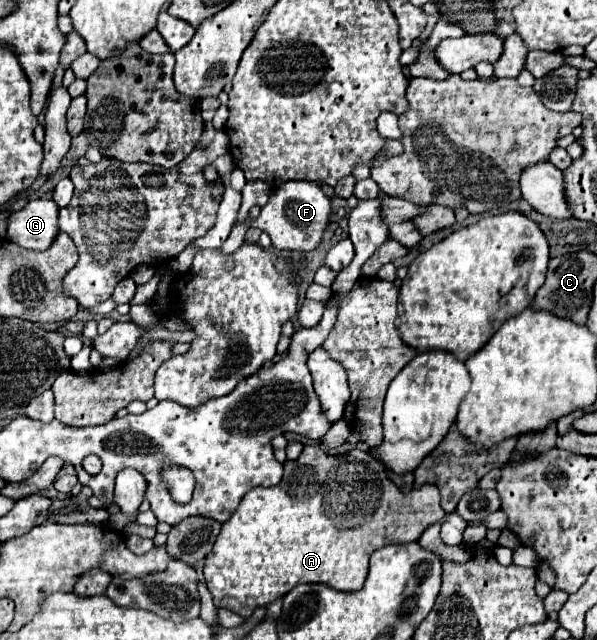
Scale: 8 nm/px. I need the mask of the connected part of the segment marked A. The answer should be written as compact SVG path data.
M306 447L300 457L296 461L286 461L284 463L284 477L278 485L274 487L256 487L256 489L250 489L244 499L240 501L238 509L232 513L232 517L222 523L222 531L212 547L212 551L206 555L206 565L204 565L204 579L206 579L206 585L212 593L212 599L214 599L214 605L216 607L226 607L234 613L238 613L240 617L250 617L252 611L256 607L264 607L268 603L272 603L274 599L286 595L288 591L292 591L296 585L300 583L324 583L324 585L330 585L334 589L340 589L340 591L356 591L364 585L364 579L368 575L368 557L388 545L388 543L410 543L410 541L418 541L418 537L424 533L426 527L434 525L436 521L440 521L444 517L444 509L440 507L440 491L436 489L436 485L422 485L410 493L402 493L386 475L382 463L378 459L374 459L368 451L360 451L360 449L350 449L348 453L344 455L328 455L324 449L320 447Z

